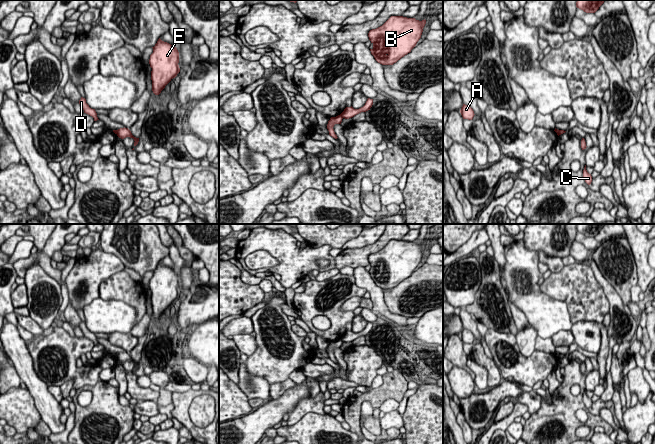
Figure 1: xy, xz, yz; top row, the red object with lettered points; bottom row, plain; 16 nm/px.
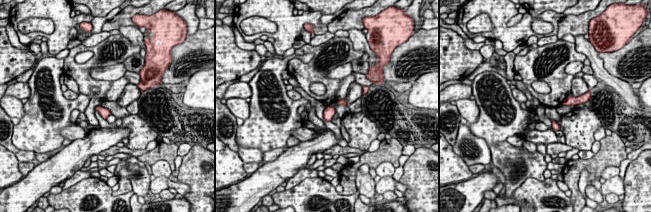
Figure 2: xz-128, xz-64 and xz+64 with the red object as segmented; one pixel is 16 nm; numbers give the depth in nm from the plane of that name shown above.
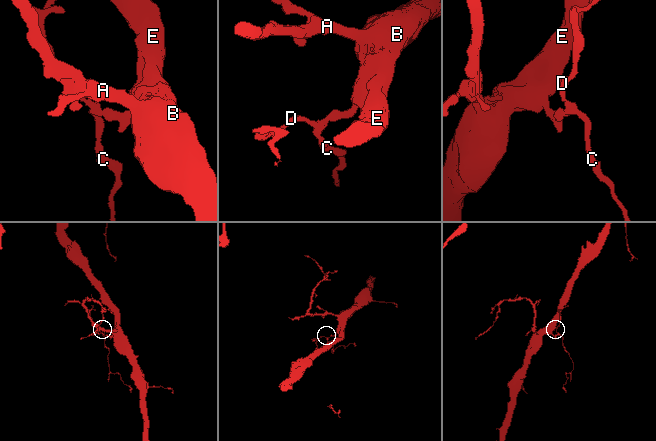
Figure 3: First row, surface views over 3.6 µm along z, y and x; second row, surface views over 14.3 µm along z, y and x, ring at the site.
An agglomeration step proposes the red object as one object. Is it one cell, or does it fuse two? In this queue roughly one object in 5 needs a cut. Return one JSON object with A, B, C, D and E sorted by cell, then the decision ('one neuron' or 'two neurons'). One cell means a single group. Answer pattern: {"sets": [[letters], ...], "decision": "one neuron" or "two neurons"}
{"sets": [["A", "B", "E"], ["C", "D"]], "decision": "two neurons"}

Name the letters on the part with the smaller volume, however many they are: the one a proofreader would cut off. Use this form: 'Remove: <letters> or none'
Remove: C, D

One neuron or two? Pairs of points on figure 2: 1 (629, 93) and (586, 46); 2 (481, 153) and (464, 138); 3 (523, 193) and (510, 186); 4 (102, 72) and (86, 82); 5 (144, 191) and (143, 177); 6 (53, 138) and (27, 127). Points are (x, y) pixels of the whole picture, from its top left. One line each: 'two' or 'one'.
1: one
2: one
3: two
4: two
5: one
6: one

